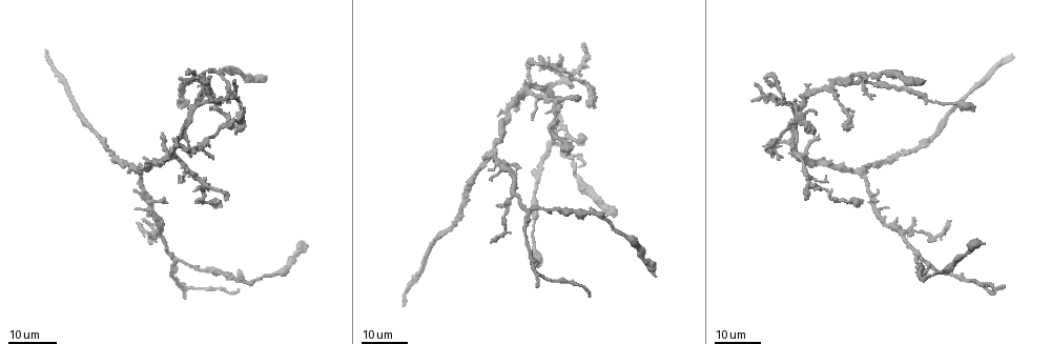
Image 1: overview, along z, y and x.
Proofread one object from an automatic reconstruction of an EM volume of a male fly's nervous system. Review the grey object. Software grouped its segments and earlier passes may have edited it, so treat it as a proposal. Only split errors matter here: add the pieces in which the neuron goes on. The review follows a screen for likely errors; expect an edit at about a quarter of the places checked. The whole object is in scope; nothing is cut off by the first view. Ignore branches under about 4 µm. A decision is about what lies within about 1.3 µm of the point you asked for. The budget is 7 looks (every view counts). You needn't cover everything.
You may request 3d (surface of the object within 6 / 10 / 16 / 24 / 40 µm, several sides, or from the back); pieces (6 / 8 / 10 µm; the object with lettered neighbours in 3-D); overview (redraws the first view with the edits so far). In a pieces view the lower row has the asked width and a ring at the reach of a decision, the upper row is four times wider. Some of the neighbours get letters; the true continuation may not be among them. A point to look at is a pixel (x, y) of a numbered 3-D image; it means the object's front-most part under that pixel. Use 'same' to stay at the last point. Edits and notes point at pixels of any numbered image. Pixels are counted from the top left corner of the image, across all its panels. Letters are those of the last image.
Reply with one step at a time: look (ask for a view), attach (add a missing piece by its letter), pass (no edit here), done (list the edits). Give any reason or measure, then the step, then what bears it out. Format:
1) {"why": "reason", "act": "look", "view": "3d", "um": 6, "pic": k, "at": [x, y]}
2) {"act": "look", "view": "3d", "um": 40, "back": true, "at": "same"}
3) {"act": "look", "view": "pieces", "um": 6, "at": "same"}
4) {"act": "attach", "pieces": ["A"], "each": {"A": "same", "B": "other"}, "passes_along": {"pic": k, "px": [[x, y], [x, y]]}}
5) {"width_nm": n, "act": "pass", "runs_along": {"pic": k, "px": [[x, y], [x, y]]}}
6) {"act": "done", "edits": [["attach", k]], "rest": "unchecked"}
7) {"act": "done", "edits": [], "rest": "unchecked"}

{"why": "branch stops here", "act": "look", "view": "3d", "um": 16, "pic": 1, "at": [869, 165]}

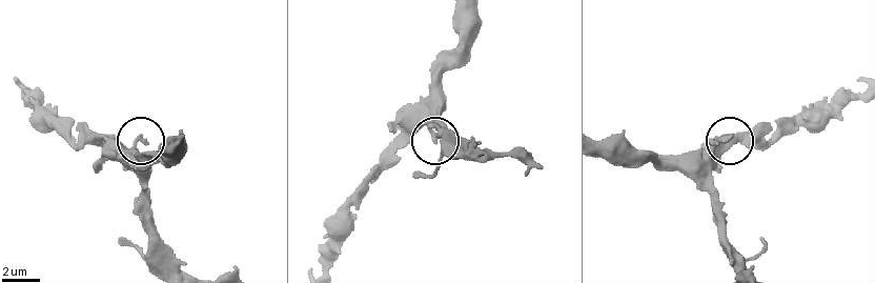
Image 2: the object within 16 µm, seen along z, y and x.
{"act": "look", "view": "pieces", "um": 6, "pic": 2, "at": [730, 136]}

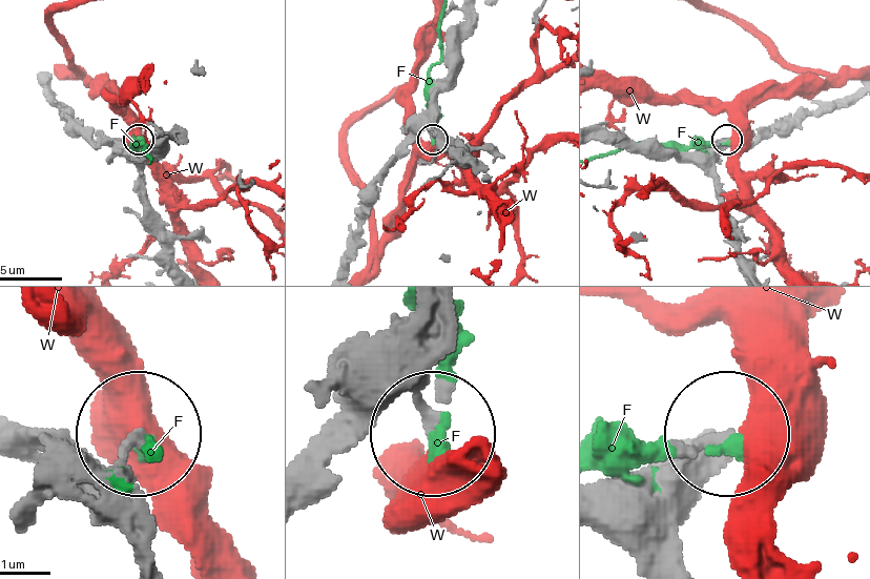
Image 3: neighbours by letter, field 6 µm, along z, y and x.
{"act": "pass", "each": {"F": "other", "W": "other"}, "runs_along": {"pic": 3, "px": [[433, 304], [420, 378], [433, 425]]}, "found": "no lettered piece goes on from it"}

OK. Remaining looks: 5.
{"why": "branch stops here", "act": "look", "view": "3d", "um": 24, "pic": 1, "at": [804, 198]}

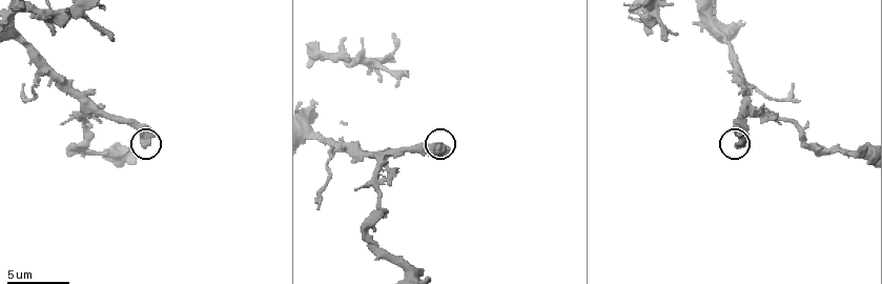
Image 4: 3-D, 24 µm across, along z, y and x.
{"act": "look", "view": "pieces", "um": 6, "pic": 4, "at": [145, 144]}

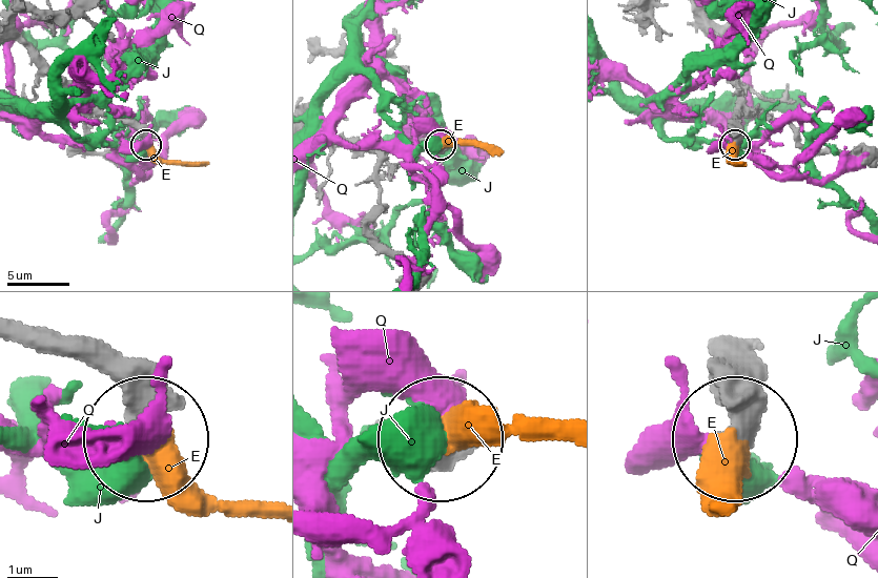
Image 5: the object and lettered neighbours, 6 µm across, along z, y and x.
{"width_nm": 460, "act": "attach", "pieces": ["E"], "each": {"E": "same", "J": "other", "Q": "other"}, "found": "the neuron continues"}

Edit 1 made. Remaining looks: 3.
{"why": "an open end", "act": "look", "view": "3d", "um": 24, "pic": 1, "at": [166, 201]}

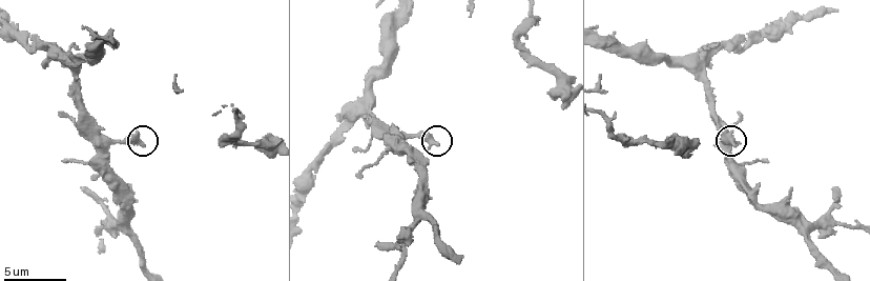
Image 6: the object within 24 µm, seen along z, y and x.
{"act": "look", "view": "pieces", "um": 6, "pic": 6, "at": [143, 145]}

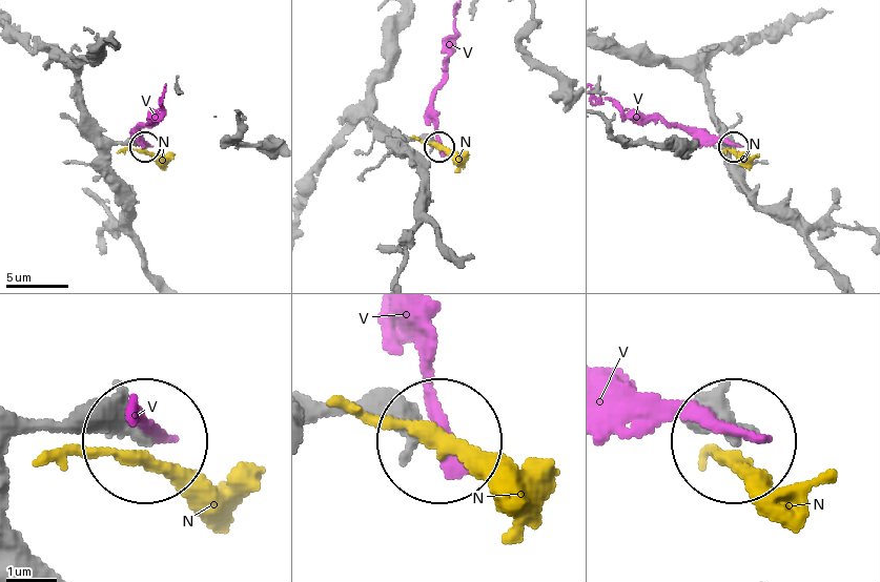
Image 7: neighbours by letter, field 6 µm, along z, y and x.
{"width_nm": 270, "act": "pass", "each": {"N": "other", "V": "other"}, "runs_along": {"pic": 7, "px": [[311, 407], [387, 407], [433, 440]]}, "found": "none of them fits"}

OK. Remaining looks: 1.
{"act": "done", "edits": [["attach", 5]], "rest": "unchecked"}

